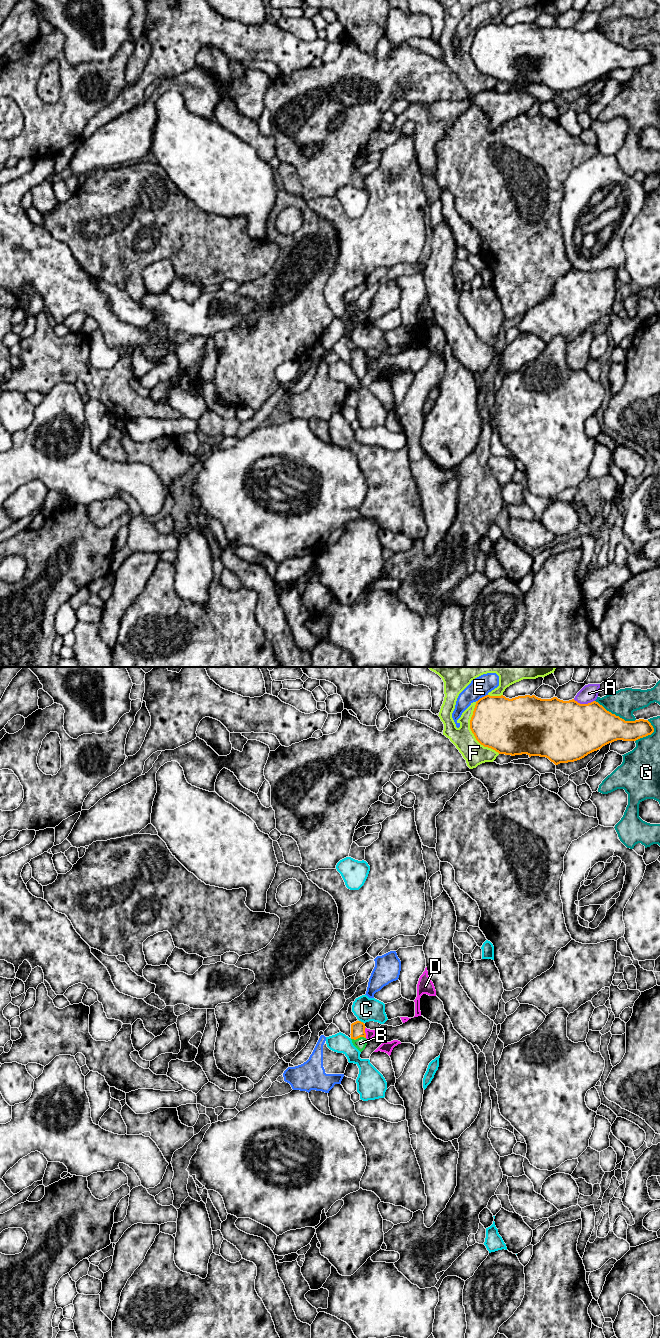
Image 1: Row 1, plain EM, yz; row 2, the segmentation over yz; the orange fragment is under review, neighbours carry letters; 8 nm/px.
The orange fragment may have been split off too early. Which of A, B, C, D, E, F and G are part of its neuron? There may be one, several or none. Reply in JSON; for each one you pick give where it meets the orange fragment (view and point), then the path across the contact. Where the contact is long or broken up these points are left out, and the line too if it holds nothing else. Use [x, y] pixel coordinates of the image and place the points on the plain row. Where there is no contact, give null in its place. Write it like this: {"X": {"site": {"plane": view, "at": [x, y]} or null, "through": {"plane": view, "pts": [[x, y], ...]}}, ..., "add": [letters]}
{"B": {"site": {"plane": "yz", "at": [358, 365]}, "through": {"plane": "yz", "pts": [[357, 356], [358, 365], [360, 371]]}}, "add": ["B"]}

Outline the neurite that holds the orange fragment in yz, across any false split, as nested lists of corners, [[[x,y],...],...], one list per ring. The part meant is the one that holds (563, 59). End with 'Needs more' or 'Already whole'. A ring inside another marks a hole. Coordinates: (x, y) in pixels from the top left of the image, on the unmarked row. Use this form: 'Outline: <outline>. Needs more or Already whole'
Outline: [[[503,23],[480,26],[470,48],[470,57],[481,73],[499,82],[546,85],[555,93],[580,88],[614,69],[636,69],[654,60],[648,48],[625,49],[596,29],[580,32],[574,27],[541,27],[535,23],[512,27]]]. Already whole

